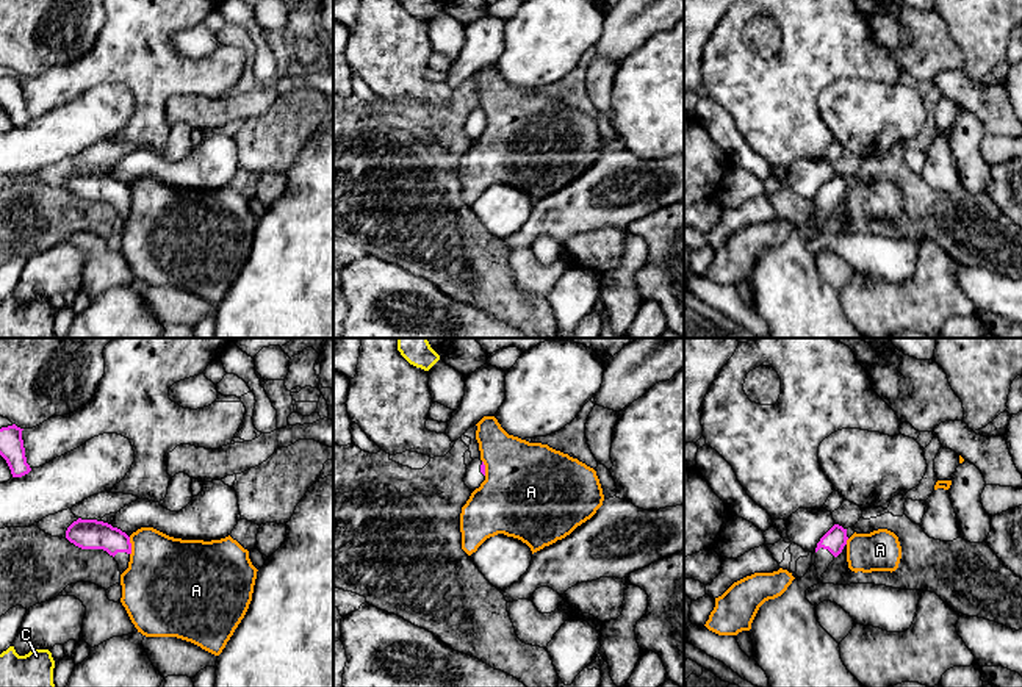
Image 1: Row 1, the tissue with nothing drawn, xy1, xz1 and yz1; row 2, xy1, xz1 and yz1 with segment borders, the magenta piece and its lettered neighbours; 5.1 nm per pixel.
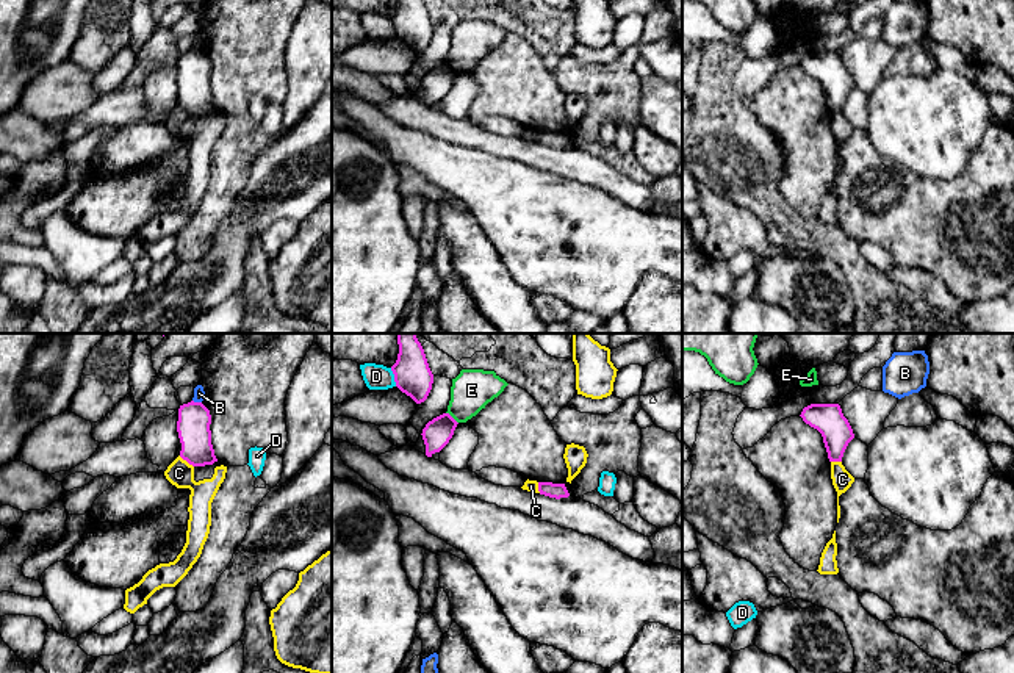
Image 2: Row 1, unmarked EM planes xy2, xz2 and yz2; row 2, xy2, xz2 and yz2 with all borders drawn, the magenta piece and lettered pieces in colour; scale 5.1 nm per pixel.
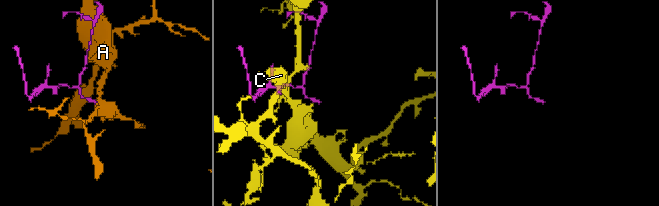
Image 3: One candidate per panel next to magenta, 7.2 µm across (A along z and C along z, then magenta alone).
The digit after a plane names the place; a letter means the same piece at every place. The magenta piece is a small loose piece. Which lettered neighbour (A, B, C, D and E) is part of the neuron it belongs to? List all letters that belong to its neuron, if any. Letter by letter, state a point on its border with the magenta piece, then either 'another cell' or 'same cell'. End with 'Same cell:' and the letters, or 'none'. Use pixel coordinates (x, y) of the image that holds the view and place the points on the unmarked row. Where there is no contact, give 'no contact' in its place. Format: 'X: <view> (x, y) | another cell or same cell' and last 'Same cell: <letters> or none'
A: xy1 (130, 196) | another cell
B: xy2 (197, 52) | another cell
C: xy2 (186, 110) | another cell
D: xz2 (395, 27) | another cell
E: xz2 (453, 68) | another cell
Same cell: none

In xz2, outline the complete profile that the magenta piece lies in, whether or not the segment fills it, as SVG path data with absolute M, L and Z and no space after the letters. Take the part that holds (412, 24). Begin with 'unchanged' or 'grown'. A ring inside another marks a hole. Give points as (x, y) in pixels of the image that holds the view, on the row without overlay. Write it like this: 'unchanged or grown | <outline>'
unchanged | M399 0L396 13L391 16L396 36L410 45L416 53L427 49L433 23L429 17L424 0Z

